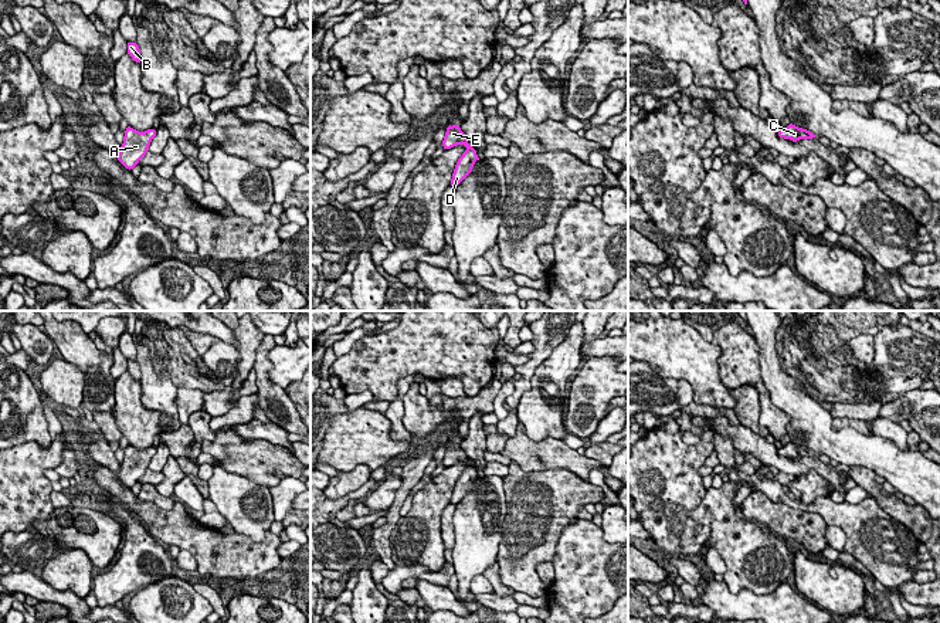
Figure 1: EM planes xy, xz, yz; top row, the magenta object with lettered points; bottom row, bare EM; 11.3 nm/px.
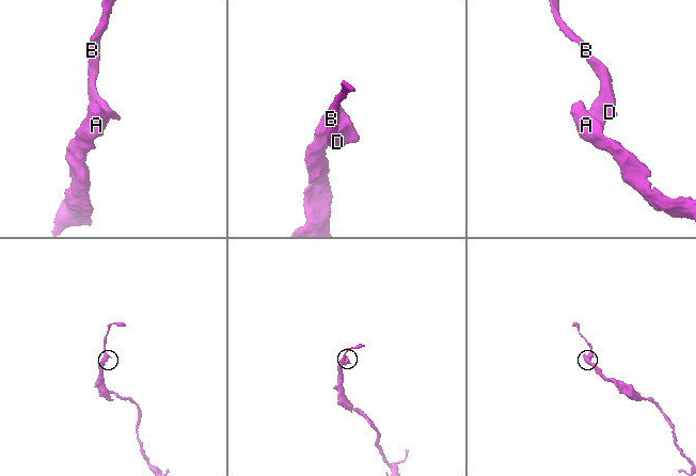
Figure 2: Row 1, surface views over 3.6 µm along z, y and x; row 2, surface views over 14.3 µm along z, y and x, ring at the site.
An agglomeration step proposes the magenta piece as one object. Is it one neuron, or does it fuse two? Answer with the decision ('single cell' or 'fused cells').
single cell

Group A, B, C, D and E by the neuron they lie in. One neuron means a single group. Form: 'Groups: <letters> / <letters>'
Groups: A B C D E

